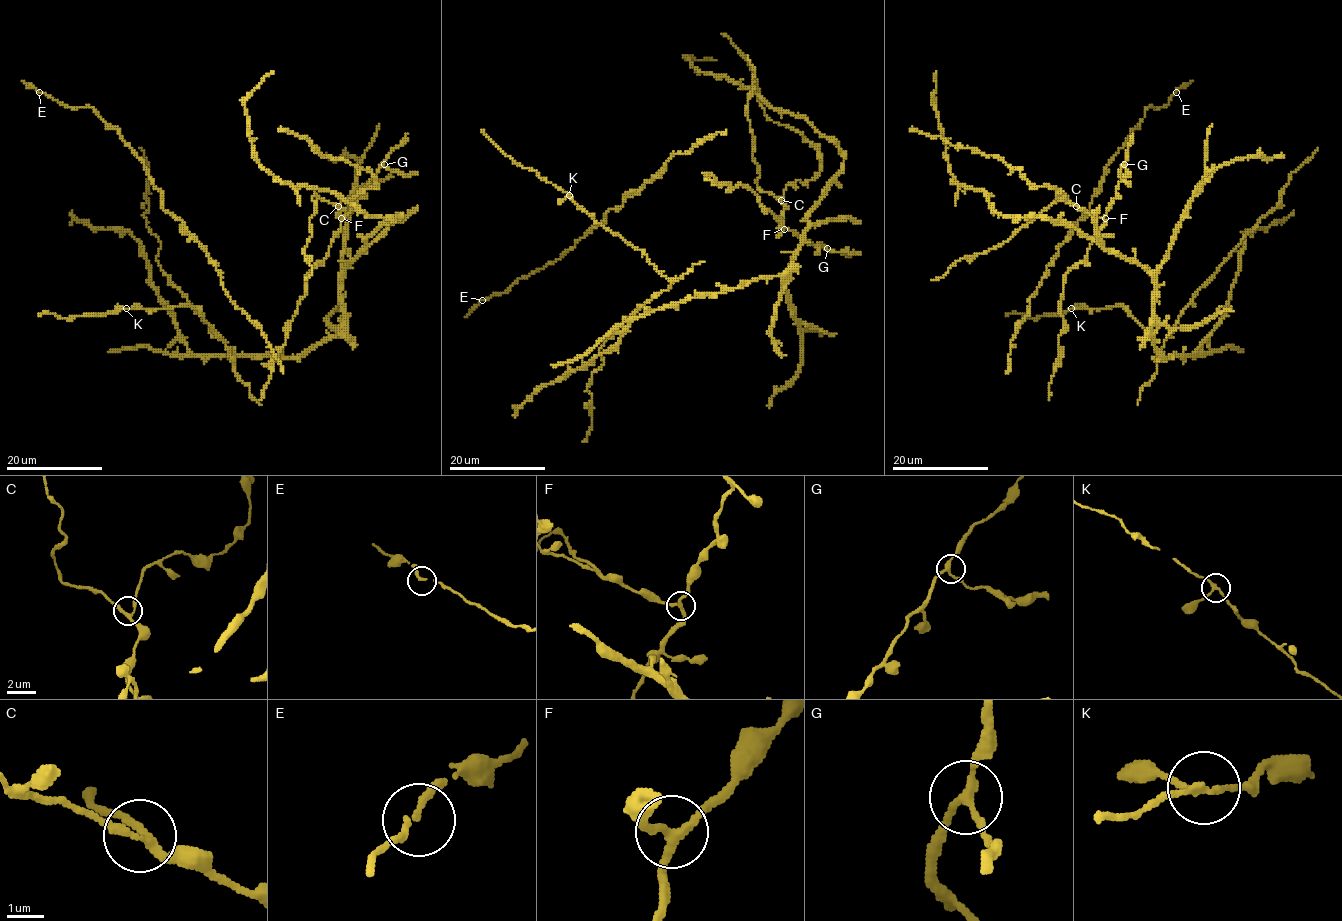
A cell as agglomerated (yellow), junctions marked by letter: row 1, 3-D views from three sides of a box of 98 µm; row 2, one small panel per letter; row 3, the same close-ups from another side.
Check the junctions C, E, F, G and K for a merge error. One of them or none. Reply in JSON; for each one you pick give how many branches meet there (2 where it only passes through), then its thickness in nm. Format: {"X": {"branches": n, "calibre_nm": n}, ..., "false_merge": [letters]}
{"false_merge": []}

